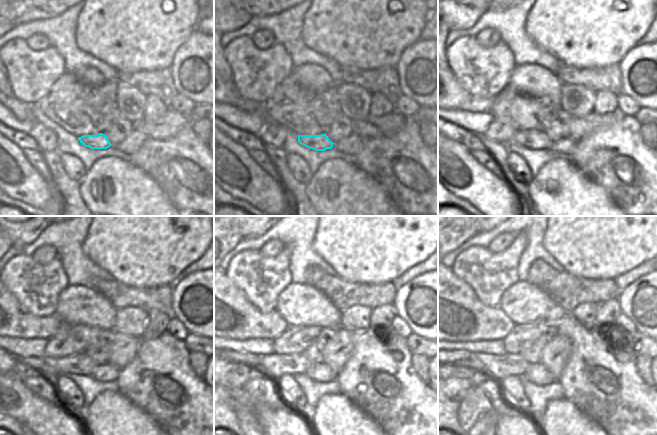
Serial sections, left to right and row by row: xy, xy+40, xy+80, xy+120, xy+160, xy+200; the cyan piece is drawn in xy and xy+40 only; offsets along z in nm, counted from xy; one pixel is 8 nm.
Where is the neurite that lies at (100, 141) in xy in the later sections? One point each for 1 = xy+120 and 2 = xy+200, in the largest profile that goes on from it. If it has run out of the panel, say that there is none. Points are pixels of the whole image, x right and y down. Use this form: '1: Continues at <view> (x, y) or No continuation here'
1: Continues at xy+120 (79, 364)
2: Continues at xy+200 (498, 367)

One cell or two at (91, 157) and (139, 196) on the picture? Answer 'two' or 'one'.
two

